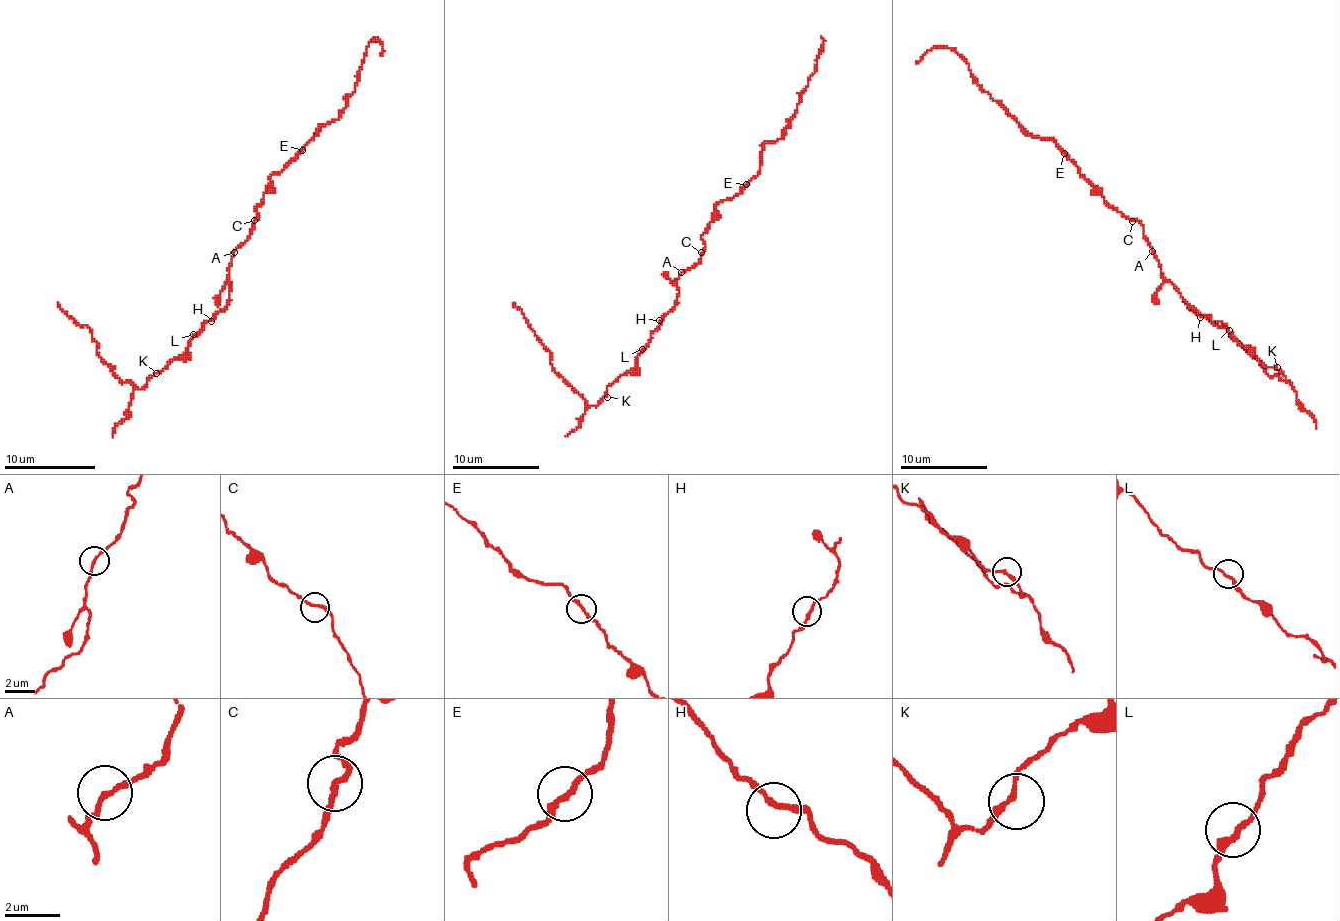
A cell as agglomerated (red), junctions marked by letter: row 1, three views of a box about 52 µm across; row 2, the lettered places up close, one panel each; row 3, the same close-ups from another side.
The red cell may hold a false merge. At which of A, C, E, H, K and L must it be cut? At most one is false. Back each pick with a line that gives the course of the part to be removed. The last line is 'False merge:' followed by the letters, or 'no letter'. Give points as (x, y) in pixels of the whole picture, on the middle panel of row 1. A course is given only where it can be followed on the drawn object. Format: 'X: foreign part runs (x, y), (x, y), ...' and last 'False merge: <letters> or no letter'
False merge: no letter

